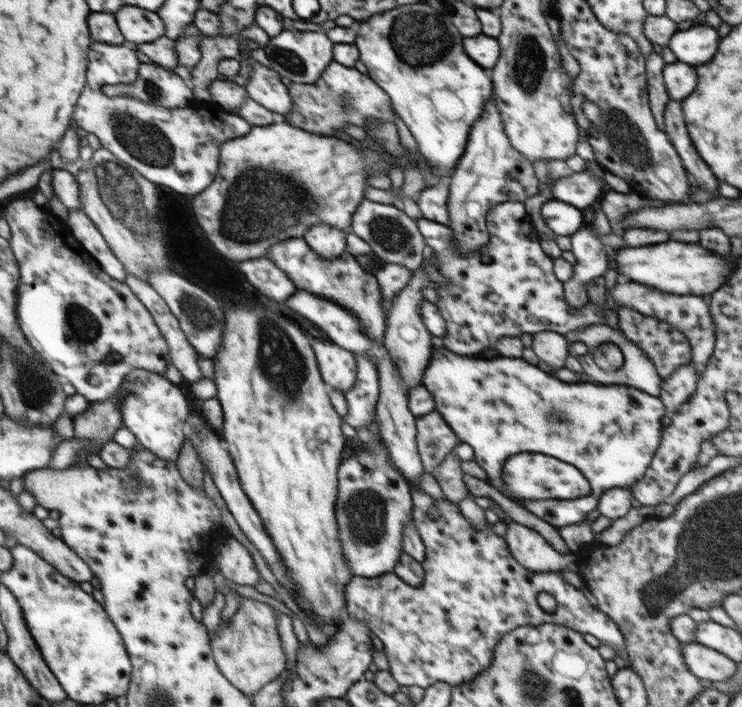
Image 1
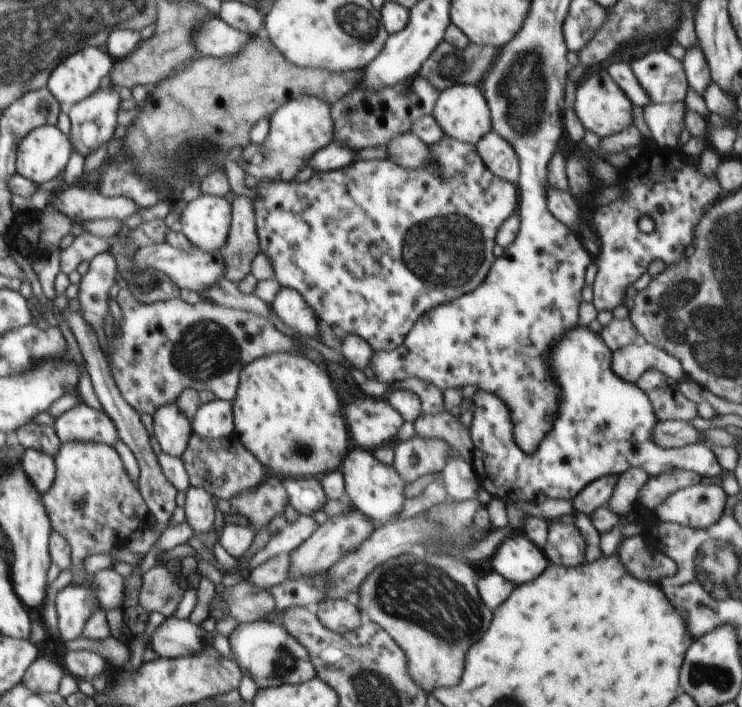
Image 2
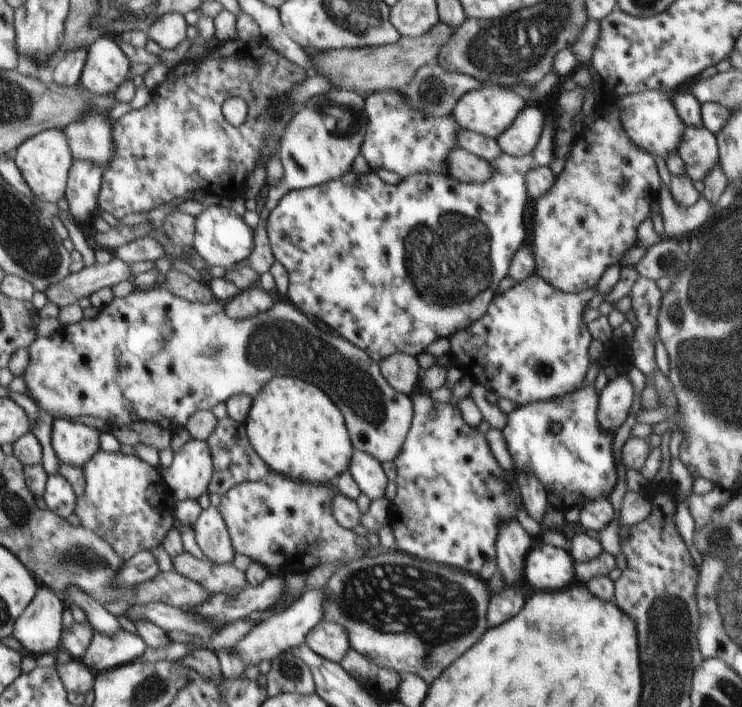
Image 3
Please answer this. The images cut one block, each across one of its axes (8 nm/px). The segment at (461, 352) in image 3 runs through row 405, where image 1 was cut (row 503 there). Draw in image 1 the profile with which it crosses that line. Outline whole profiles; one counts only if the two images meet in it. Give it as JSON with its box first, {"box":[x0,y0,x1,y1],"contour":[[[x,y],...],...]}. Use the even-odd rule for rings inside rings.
{"box":[501,453,591,505],"contour":[[[519,453],[508,458],[502,466],[501,480],[505,495],[518,505],[530,500],[570,500],[591,495],[590,484],[578,468],[544,454]]]}

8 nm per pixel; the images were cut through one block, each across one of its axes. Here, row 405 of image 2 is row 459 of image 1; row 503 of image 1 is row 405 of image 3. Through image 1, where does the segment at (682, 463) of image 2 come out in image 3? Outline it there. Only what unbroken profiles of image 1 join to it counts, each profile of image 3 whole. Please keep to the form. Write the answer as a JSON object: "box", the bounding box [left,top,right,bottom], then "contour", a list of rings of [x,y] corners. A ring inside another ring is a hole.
{"box":[502,386,617,512],"contour":[[[583,386],[580,390],[571,396],[554,398],[554,400],[532,402],[531,405],[522,405],[516,408],[514,412],[509,412],[506,418],[506,426],[502,429],[502,436],[506,440],[508,452],[512,456],[514,469],[524,474],[534,474],[547,492],[549,503],[560,510],[566,512],[572,506],[578,506],[588,500],[596,501],[609,496],[611,490],[616,484],[617,474],[612,453],[613,434],[604,430],[598,424],[599,396],[593,386]],[[552,424],[560,424],[562,430],[554,434],[550,430]]]}

